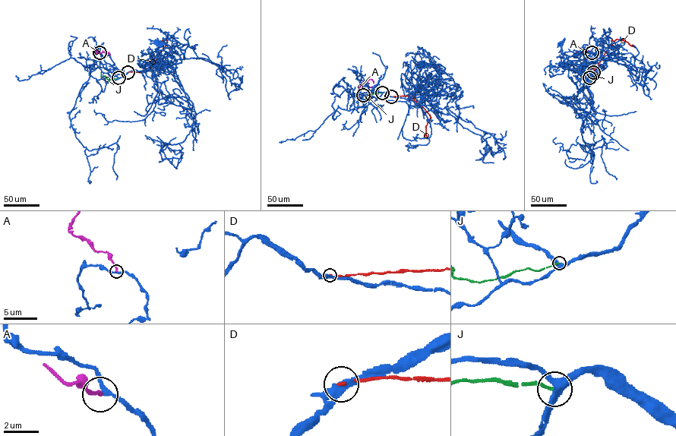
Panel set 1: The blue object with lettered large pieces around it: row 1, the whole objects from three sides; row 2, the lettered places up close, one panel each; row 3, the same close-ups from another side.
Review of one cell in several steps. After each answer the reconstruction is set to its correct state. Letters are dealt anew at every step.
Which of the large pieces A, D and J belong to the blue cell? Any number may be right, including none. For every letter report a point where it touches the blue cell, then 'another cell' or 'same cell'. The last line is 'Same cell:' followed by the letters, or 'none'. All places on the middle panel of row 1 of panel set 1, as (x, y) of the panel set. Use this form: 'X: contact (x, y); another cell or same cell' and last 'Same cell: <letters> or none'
A: contact (363, 95); same cell
D: contact (391, 96); another cell
J: contact (382, 93); another cell
Same cell: A

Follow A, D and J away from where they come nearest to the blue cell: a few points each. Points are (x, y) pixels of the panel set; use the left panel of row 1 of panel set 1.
A: (99, 52), (94, 51), (109, 53)
D: (127, 72), (143, 72), (147, 70), (165, 46), (166, 39), (162, 40), (159, 47)
J: (118, 77), (107, 80), (101, 76), (101, 71)

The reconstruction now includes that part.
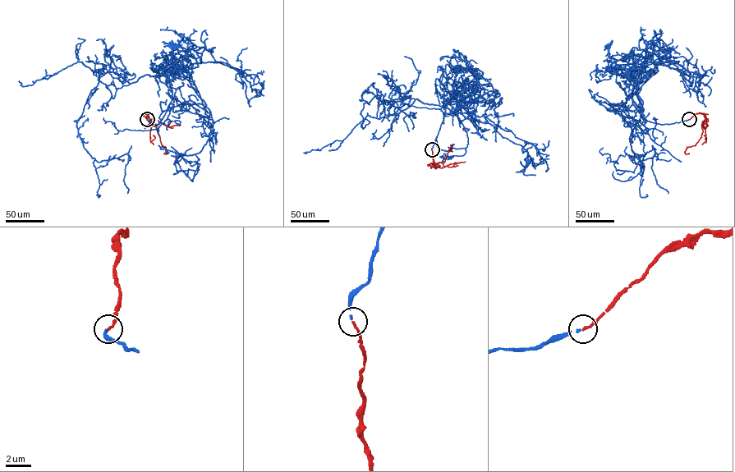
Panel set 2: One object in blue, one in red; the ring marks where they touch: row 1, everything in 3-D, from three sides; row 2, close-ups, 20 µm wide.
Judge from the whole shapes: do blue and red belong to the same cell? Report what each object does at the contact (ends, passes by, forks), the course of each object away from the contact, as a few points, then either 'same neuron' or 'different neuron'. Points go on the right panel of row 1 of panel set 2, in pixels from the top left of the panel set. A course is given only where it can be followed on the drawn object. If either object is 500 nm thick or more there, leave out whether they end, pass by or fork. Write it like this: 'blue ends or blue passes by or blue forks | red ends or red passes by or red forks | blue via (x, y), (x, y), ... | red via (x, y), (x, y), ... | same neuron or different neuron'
blue ends | red ends | blue via (689, 119), (661, 124), (645, 120), (631, 98), (640, 80), (636, 72), (644, 69), (613, 66), (608, 45) | red via (690, 119), (699, 112), (705, 118), (701, 125), (701, 137), (684, 152), (689, 153) | same neuron

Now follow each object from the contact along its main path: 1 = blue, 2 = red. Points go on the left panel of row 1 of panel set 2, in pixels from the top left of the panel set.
1: (146, 119), (158, 123), (172, 100), (172, 89), (159, 80), (158, 71), (197, 66), (192, 54), (171, 45)
2: (147, 119), (148, 112), (150, 121), (155, 125), (162, 144), (166, 147), (166, 153), (163, 153)

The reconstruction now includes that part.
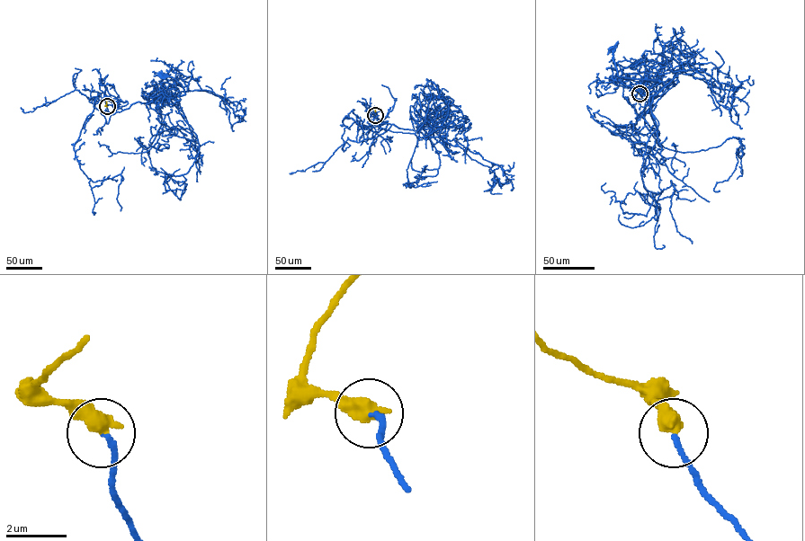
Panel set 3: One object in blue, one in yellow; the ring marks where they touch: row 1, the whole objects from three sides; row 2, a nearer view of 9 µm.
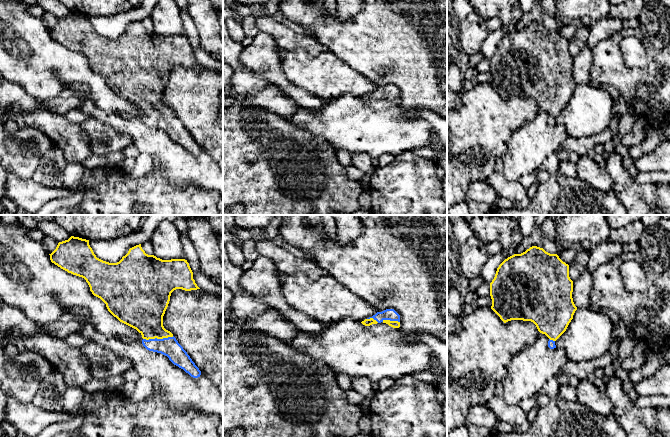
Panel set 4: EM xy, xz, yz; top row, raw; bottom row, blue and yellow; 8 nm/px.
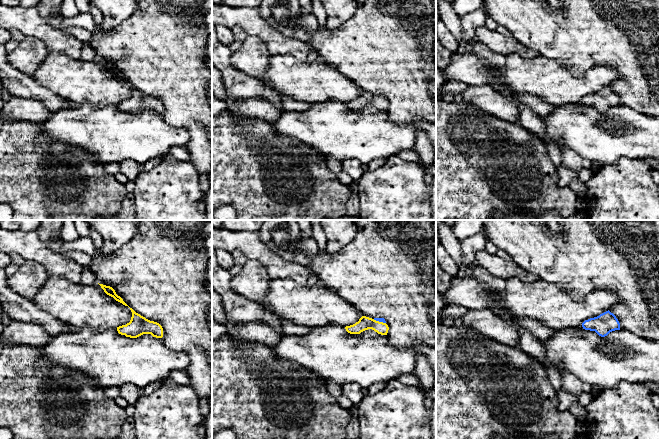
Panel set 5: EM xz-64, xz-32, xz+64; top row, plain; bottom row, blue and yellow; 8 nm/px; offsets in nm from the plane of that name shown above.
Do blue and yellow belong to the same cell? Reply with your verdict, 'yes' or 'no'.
yes

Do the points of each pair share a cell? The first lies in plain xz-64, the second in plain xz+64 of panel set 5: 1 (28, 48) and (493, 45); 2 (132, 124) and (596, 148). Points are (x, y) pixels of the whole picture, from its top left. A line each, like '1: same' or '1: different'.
1: different
2: same

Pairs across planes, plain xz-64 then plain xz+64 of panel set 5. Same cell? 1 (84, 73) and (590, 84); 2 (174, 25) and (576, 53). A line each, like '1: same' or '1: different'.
1: same
2: same

